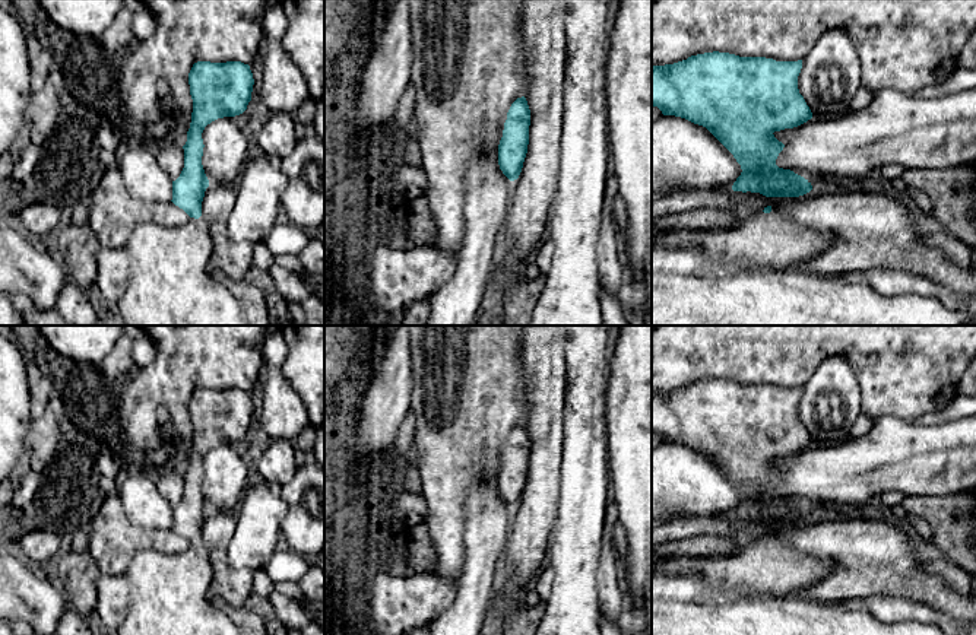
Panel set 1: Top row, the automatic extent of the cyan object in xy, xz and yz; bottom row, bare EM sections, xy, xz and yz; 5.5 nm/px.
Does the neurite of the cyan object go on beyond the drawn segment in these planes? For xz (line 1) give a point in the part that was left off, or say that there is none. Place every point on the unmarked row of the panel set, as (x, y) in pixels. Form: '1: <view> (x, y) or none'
1: xz (545, 372)

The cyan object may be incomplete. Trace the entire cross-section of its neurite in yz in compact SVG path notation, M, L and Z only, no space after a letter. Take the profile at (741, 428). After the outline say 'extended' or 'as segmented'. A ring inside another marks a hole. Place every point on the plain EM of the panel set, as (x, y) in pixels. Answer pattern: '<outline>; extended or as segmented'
M719 378L652 393L652 432L663 442L706 454L742 496L732 512L684 514L663 523L676 527L676 537L652 549L652 574L698 578L701 585L691 599L652 597L652 635L948 635L935 623L918 619L885 623L865 610L802 594L831 572L833 561L809 553L823 546L820 517L776 492L785 472L773 460L812 445L798 416L801 396L802 387L776 388ZM695 536L714 539L716 552L709 556L682 555L678 543Z; extended

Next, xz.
M510 326L510 337L516 349L519 366L525 371L527 412L525 422L517 425L507 439L503 464L498 472L498 492L510 508L517 507L526 496L552 496L552 515L555 517L558 512L564 439L563 416L567 387L565 340L555 350L529 350L525 336L520 339L516 337L514 326Z; extended

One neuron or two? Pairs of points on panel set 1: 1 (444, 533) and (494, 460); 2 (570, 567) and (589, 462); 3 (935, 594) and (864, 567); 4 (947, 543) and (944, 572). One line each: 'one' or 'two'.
1: one
2: one
3: one
4: two

